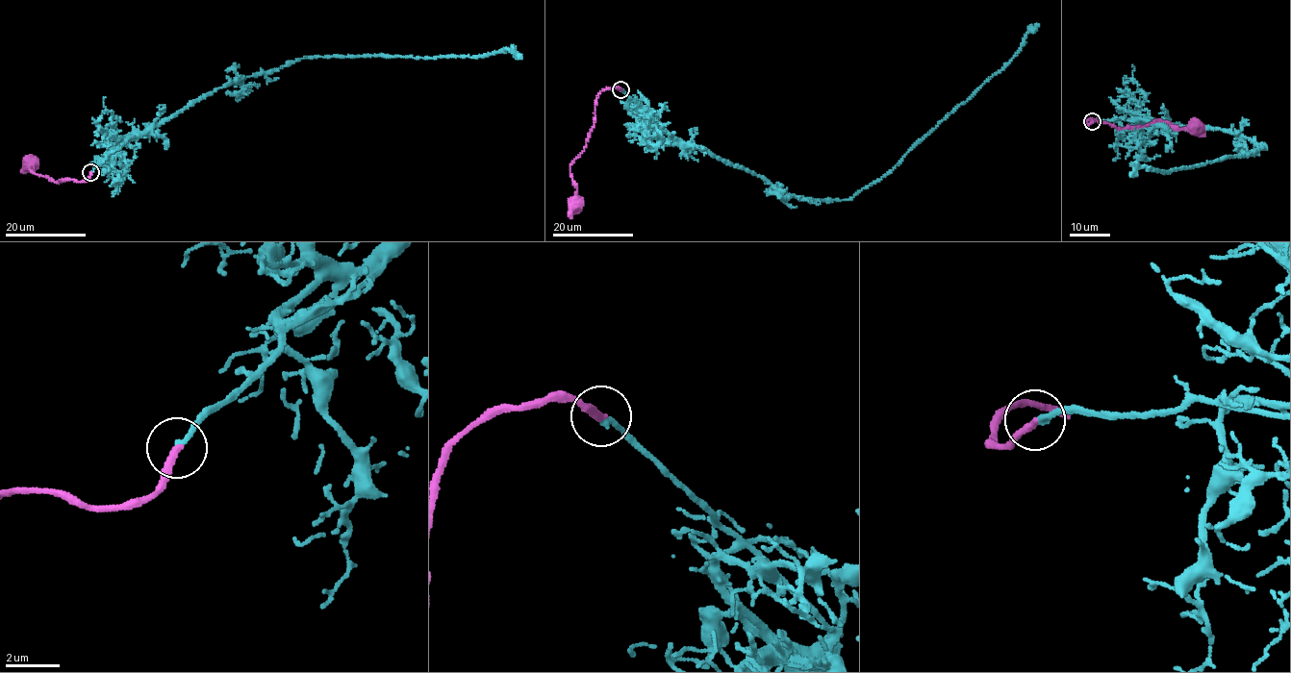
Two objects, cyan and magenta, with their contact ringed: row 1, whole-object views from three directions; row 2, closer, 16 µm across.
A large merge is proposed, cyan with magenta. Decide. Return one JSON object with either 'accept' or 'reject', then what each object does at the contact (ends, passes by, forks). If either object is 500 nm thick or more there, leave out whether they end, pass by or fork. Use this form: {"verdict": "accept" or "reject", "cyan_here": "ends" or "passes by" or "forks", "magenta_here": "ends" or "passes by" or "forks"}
{"verdict": "accept", "cyan_here": "ends", "magenta_here": "ends"}

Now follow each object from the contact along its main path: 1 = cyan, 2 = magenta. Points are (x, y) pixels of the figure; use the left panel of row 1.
1: (91, 172), (126, 141), (217, 89), (297, 60), (380, 55), (471, 58), (506, 49), (518, 58)
2: (91, 172), (87, 180), (62, 179), (57, 182), (35, 174), (29, 167), (33, 169), (36, 164), (32, 162)

